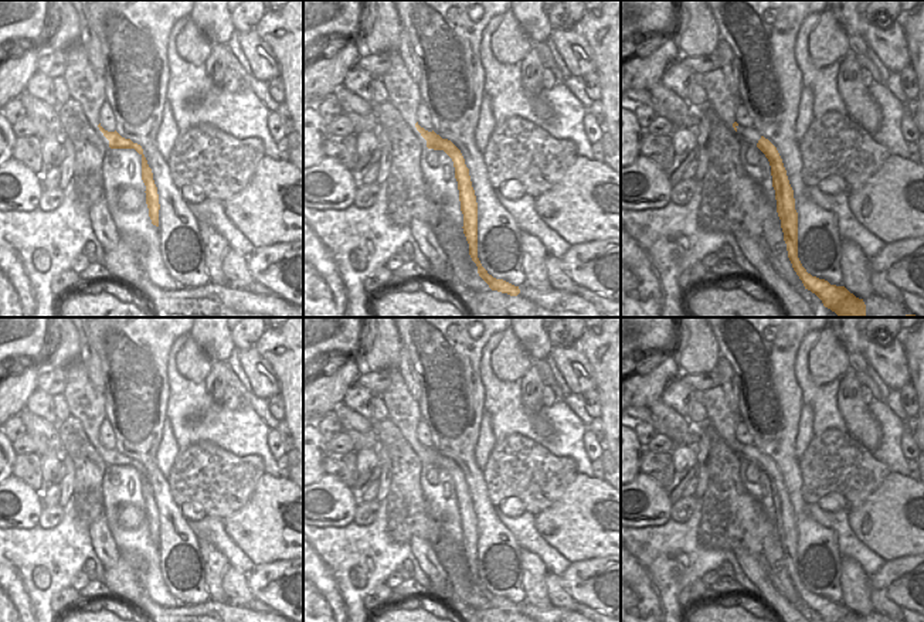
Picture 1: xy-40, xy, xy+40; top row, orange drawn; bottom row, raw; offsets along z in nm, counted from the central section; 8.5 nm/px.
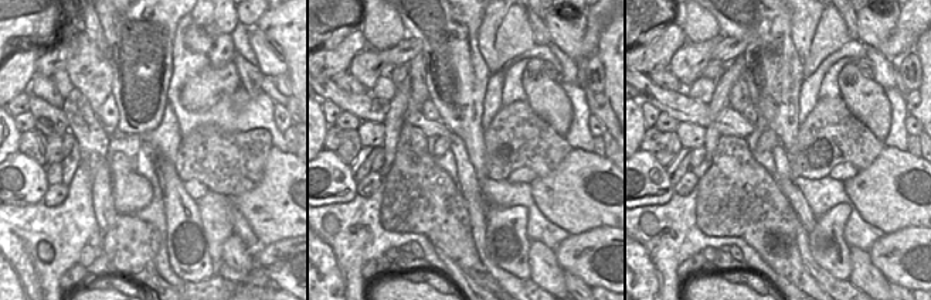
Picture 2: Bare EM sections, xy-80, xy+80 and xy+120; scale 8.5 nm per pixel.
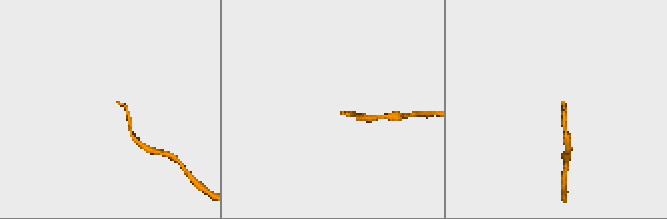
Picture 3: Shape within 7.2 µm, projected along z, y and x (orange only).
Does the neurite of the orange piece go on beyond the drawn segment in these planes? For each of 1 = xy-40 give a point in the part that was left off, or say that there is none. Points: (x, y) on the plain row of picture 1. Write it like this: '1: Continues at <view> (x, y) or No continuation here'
1: No continuation here

